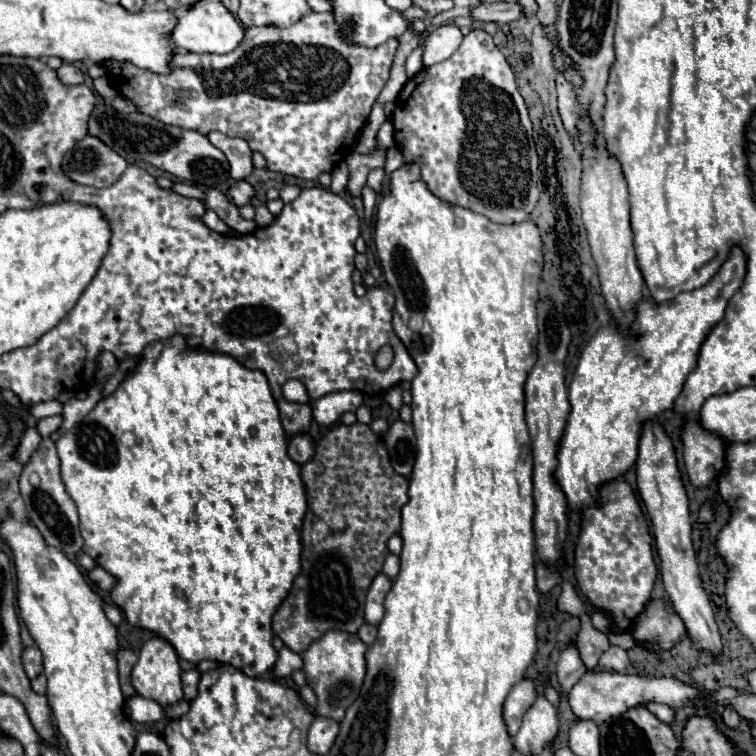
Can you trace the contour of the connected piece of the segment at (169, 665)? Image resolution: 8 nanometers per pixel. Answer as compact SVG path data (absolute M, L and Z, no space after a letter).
M163 638L147 640L139 652L139 660L137 660L133 674L131 674L131 682L133 682L133 688L137 690L137 694L143 698L155 700L157 704L161 704L161 708L175 706L183 698L181 668L179 668L177 660L179 658L167 640L163 640Z

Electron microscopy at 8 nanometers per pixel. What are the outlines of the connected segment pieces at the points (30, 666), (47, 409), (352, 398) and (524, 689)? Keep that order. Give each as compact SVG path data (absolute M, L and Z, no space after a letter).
M37 646L25 648L21 660L23 660L23 668L25 668L25 672L27 672L29 678L35 678L41 672L41 664L43 662L41 662L41 652L39 652Z
M51 400L51 402L41 402L41 404L35 404L31 408L31 414L35 418L47 418L47 416L53 416L53 414L61 414L63 412L63 404L57 402L57 400Z
M343 390L343 392L331 392L313 404L313 418L321 426L331 426L339 422L339 416L343 412L355 412L363 404L363 396L355 390Z
M521 680L513 686L513 690L509 692L509 696L505 698L505 704L503 704L503 720L507 724L507 730L509 730L509 736L513 738L521 726L521 718L523 718L523 712L533 704L537 696L537 690L535 690L535 684L531 680Z

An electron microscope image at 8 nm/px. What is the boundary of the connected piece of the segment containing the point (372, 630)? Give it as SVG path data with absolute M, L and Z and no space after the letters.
M363 624L361 628L359 628L359 632L357 632L357 636L369 646L369 644L373 644L375 642L375 638L377 638L377 626L371 626L371 624Z

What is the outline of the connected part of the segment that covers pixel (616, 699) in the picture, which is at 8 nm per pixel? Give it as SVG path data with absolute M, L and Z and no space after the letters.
M587 672L571 690L569 704L573 714L579 720L593 720L595 724L603 724L605 720L623 714L627 708L641 706L649 700L667 704L667 706L683 706L687 700L695 698L697 690L681 684L675 678L641 678L617 672Z

